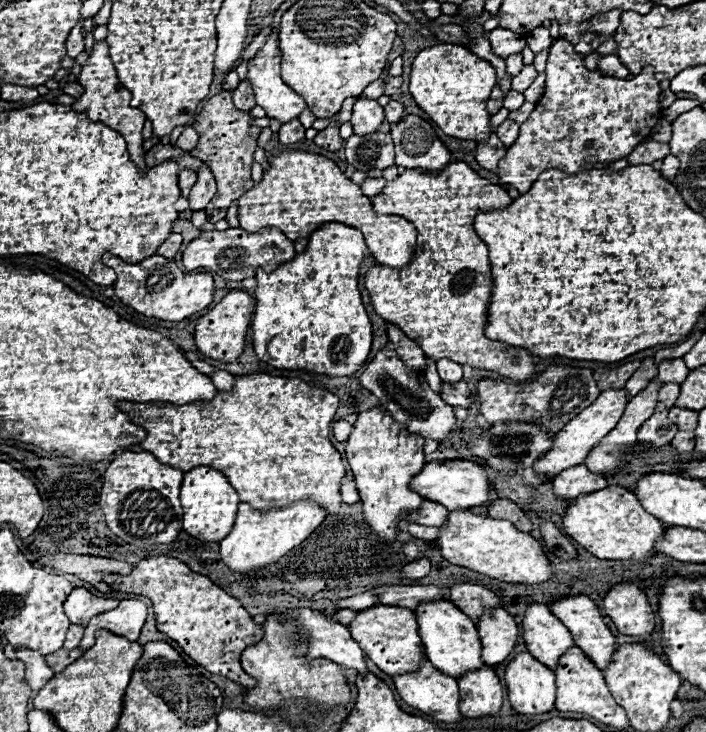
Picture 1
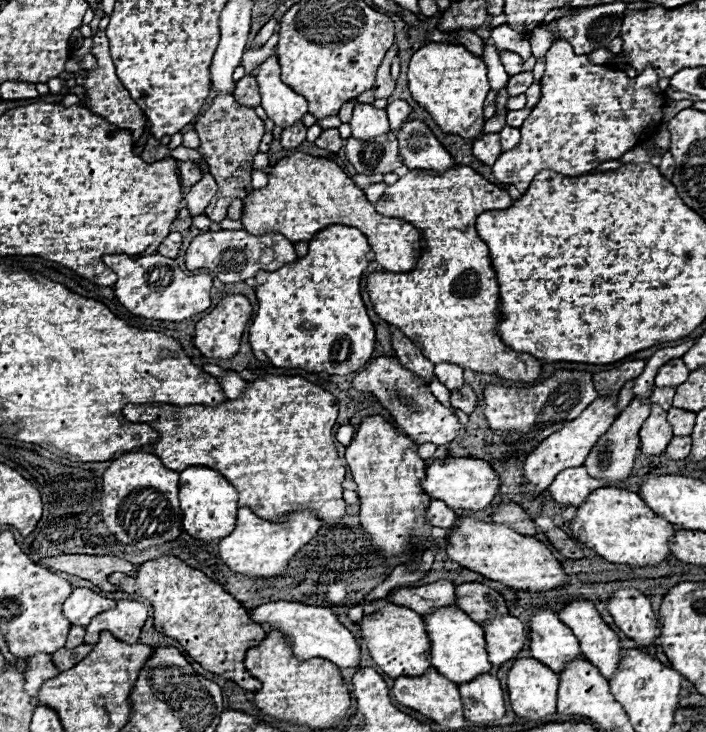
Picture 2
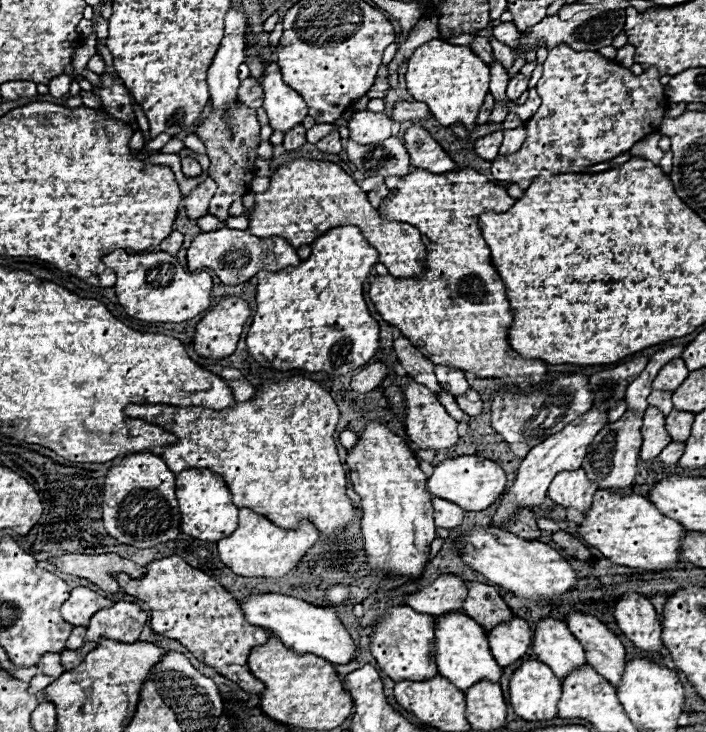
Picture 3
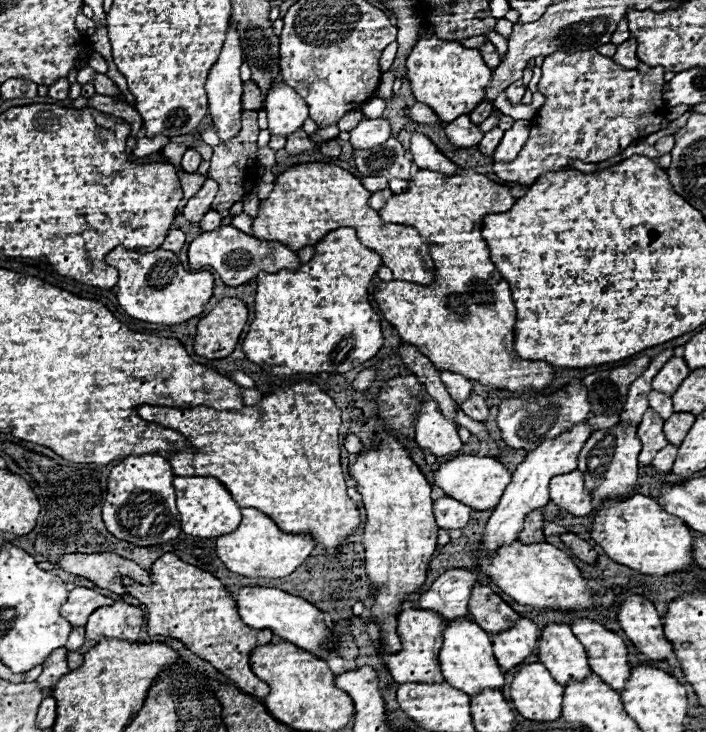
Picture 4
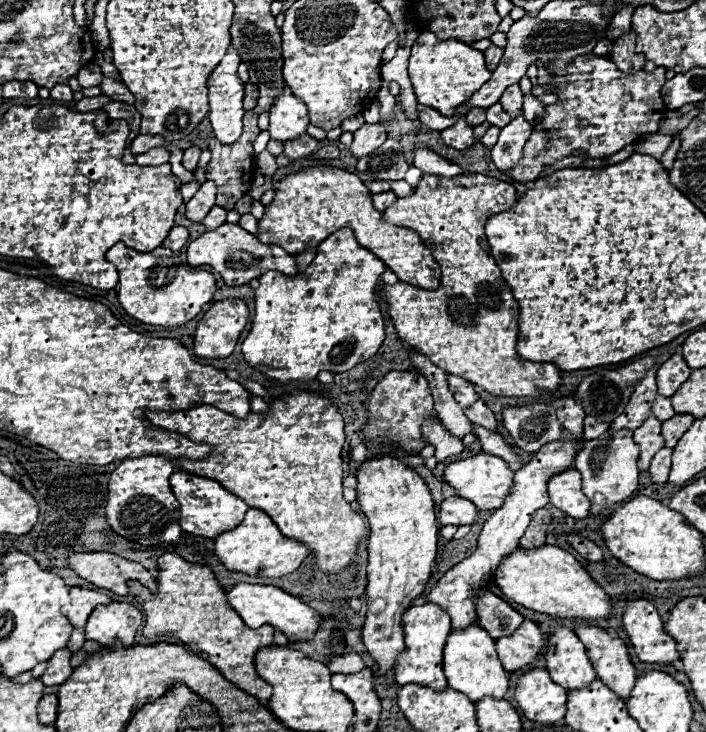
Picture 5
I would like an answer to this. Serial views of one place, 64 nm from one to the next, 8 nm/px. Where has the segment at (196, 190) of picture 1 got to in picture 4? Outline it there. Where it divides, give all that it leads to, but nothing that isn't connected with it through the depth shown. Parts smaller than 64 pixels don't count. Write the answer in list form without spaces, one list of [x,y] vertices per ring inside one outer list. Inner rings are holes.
[[[208,178],[208,180],[204,182],[204,186],[188,200],[188,204],[184,206],[182,214],[184,214],[190,222],[200,222],[202,216],[210,210],[216,192],[218,192],[218,184]]]

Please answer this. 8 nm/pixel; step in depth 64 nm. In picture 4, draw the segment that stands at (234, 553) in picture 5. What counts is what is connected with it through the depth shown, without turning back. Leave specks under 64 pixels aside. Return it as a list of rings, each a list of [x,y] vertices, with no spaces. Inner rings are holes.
[[[242,508],[240,526],[216,540],[216,554],[234,574],[248,578],[284,578],[292,574],[316,546],[310,534],[288,534],[282,532],[266,514],[254,508]]]

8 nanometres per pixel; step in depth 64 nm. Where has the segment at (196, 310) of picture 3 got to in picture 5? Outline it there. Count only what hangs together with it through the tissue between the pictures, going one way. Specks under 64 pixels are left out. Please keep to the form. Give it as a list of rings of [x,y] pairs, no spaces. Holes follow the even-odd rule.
[[[122,242],[114,244],[108,252],[106,252],[106,260],[112,262],[118,272],[120,272],[120,282],[118,282],[118,300],[122,304],[122,308],[136,320],[144,322],[144,324],[152,324],[152,326],[182,326],[186,322],[190,322],[194,316],[198,316],[202,312],[202,306],[208,304],[216,292],[216,280],[214,274],[206,272],[206,270],[196,270],[196,268],[188,268],[186,264],[180,262],[180,258],[170,250],[170,248],[156,248],[154,252],[136,252],[126,248]]]

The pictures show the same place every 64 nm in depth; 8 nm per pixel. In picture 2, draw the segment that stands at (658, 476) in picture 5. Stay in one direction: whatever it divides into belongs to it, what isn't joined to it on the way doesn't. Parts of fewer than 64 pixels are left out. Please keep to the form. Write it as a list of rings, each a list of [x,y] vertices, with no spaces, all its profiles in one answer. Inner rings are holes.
[[[674,436],[666,448],[666,456],[672,460],[682,460],[690,454],[690,436]]]

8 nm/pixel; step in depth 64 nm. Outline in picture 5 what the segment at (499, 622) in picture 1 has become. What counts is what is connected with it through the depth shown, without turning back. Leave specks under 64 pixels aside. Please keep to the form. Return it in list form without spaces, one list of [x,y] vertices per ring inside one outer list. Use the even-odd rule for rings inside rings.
[[[524,620],[522,626],[512,636],[496,638],[496,652],[504,670],[514,672],[542,654],[544,634],[532,620]]]

